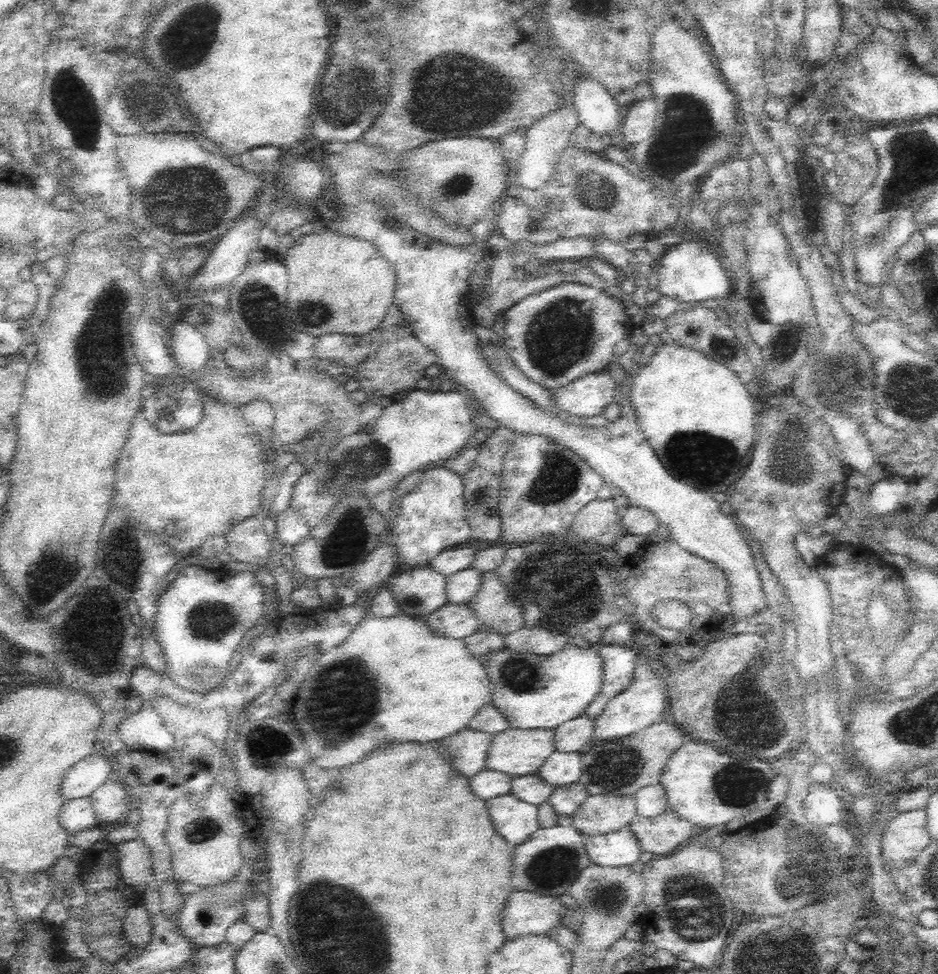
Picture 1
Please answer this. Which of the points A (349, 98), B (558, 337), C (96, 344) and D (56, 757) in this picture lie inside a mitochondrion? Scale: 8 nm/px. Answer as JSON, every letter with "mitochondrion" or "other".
{"A":"mitochondrion","B":"mitochondrion","C":"mitochondrion","D":"other"}

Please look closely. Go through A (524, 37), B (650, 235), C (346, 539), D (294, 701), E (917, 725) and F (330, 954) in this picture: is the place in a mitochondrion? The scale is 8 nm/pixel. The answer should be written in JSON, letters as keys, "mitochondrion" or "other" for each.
{"A":"other","B":"other","C":"mitochondrion","D":"other","E":"mitochondrion","F":"other"}

